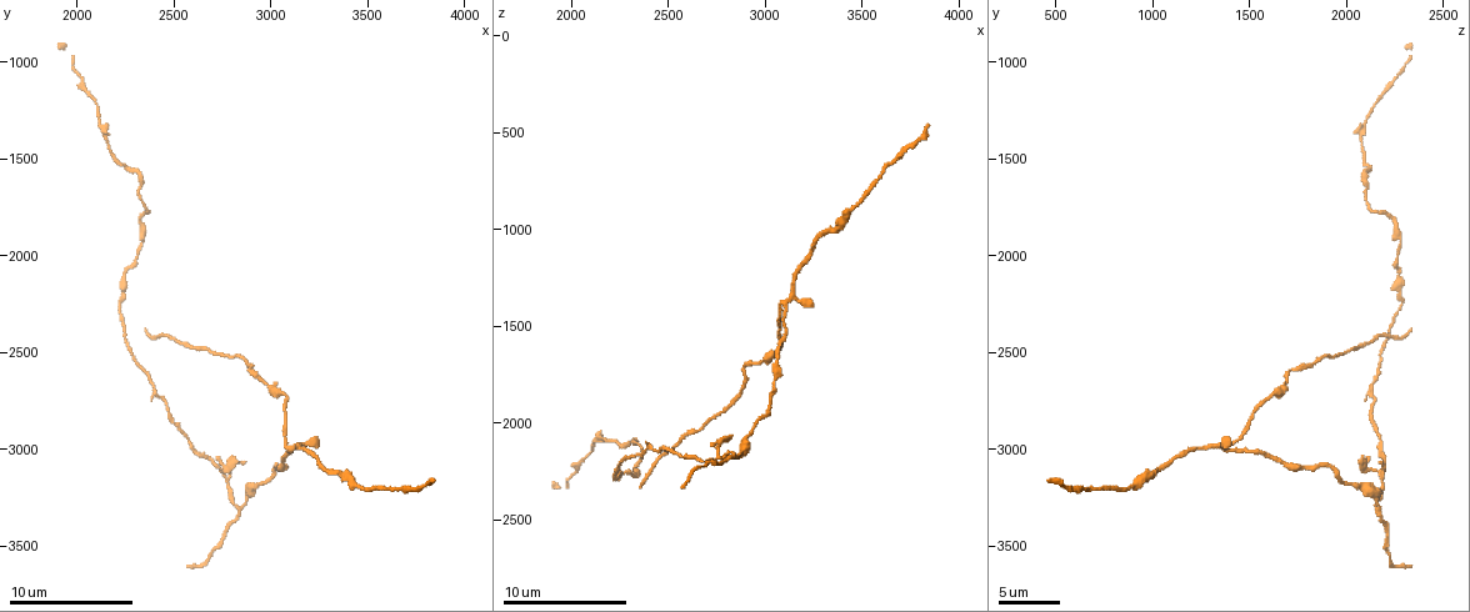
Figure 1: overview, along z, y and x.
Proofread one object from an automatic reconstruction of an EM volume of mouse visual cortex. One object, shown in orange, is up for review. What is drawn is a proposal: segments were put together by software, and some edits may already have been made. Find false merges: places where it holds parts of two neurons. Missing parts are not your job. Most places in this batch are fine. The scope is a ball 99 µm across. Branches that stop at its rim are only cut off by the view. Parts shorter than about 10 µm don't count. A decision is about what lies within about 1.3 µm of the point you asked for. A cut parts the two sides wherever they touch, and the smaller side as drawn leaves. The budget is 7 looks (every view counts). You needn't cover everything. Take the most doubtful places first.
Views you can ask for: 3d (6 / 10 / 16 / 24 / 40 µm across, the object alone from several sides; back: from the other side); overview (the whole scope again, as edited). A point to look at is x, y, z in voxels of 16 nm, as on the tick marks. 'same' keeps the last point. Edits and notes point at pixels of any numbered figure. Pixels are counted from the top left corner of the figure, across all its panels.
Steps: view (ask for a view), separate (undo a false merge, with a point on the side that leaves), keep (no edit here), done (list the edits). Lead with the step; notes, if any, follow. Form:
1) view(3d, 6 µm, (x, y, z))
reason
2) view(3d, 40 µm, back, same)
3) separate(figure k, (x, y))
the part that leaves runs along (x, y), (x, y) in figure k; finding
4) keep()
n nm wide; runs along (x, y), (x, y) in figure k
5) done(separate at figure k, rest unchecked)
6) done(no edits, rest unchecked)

view(3d, 16 µm, (3070, 2980, 1430))
branch point

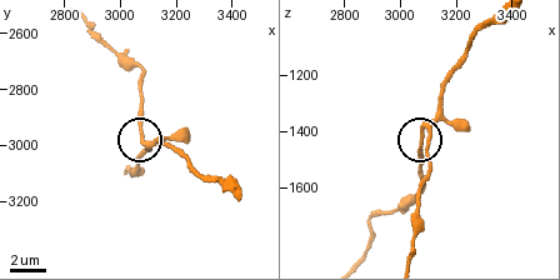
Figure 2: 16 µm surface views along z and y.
view(3d, 16 µm, back, (3090, 2970, 1410))

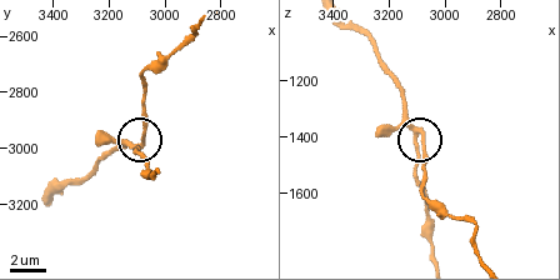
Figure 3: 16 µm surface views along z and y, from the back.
keep()
side arm 21 µm; 3 arms; continuous, no second neuron

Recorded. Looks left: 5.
view(3d, 10 µm, (2860, 3290, 2150))
side arm on a straight run

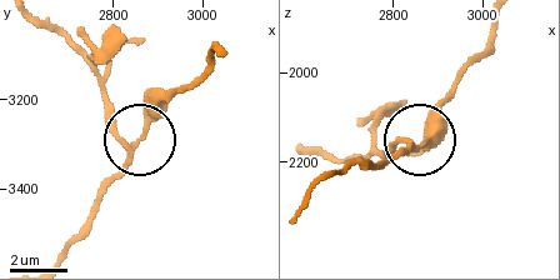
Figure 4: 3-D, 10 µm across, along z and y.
separate(figure 4, (109, 118))
230 nm wide; the part that leaves runs along (133, 153), (96, 69), (46, 25) in figure 4; two neurons meet here

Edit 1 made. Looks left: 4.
view(3d, 16 µm, (3090, 2730, 1590))
calibre changes

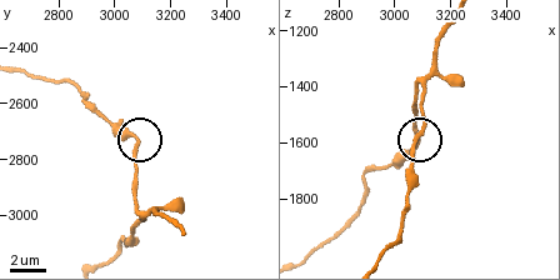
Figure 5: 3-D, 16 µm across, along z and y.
view(3d, 16 µm, back, same)
from behind

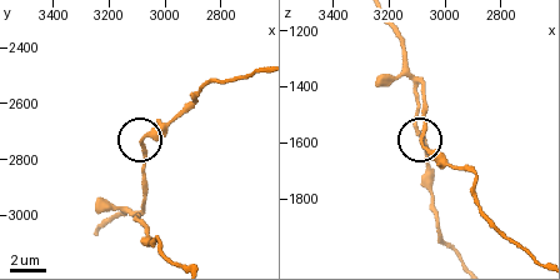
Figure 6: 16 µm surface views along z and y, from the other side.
keep()
continuous, no second neuron

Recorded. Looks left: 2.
done(separate at figure 4, rest unchecked)

